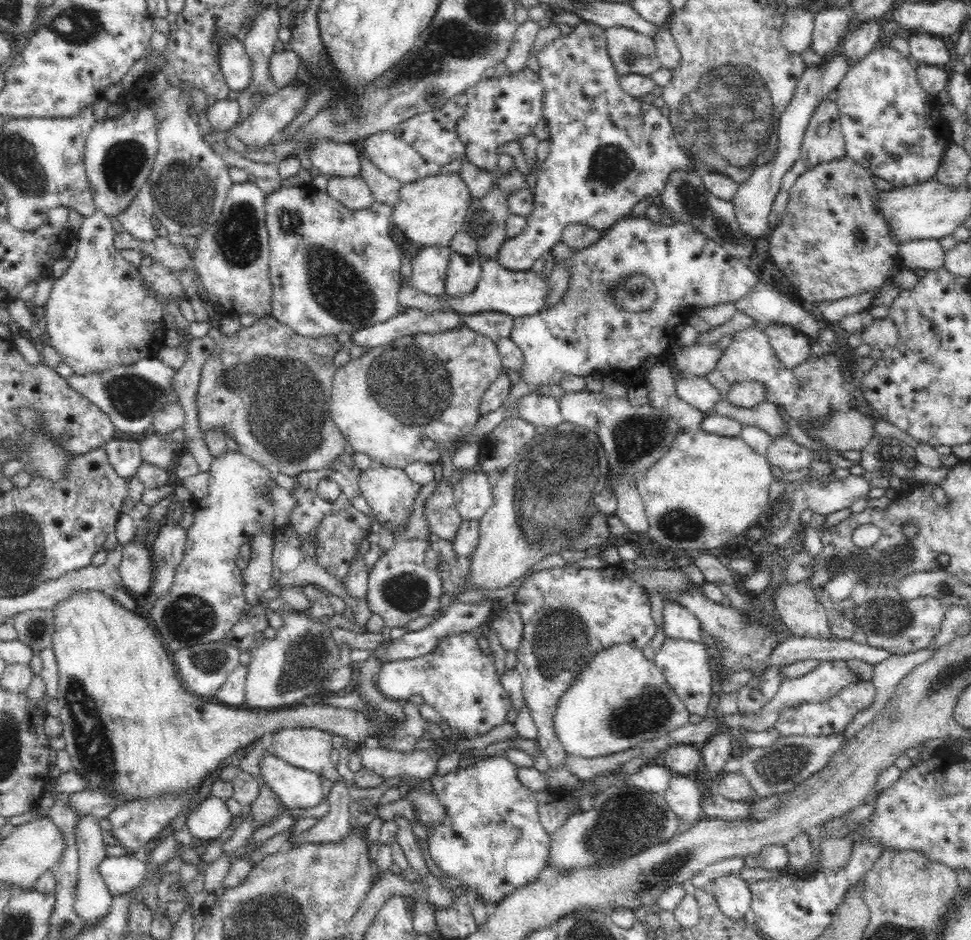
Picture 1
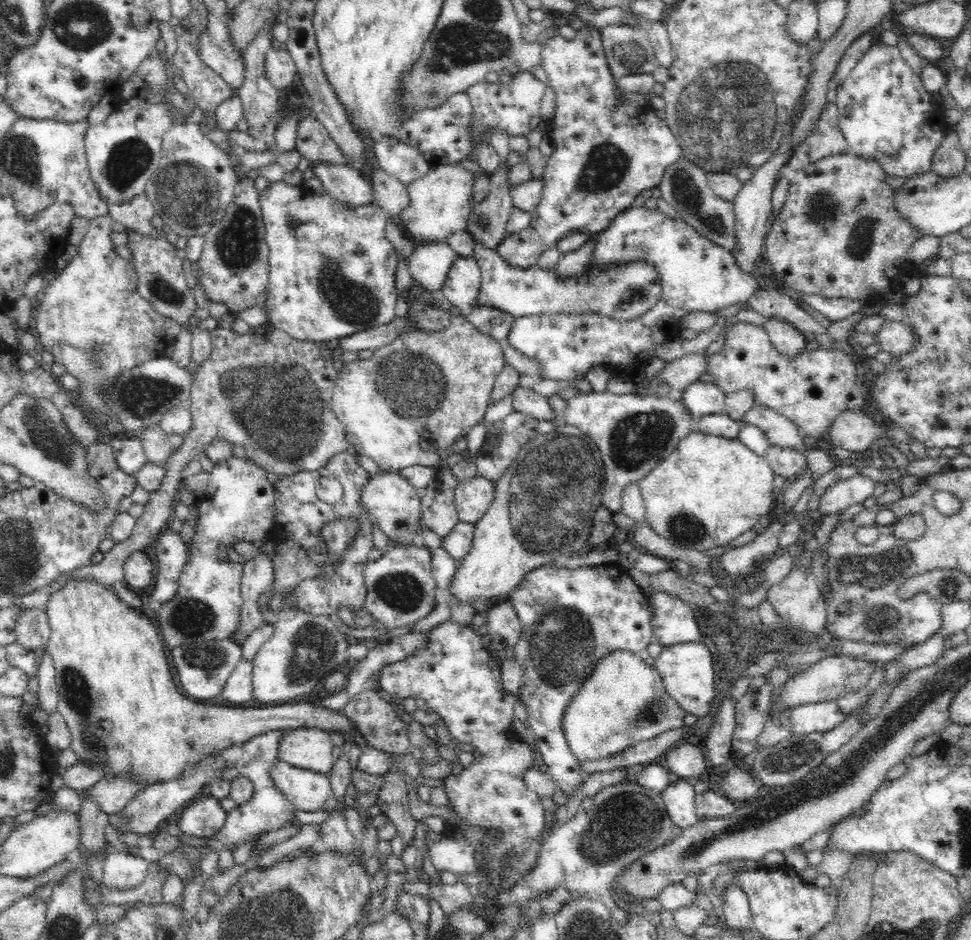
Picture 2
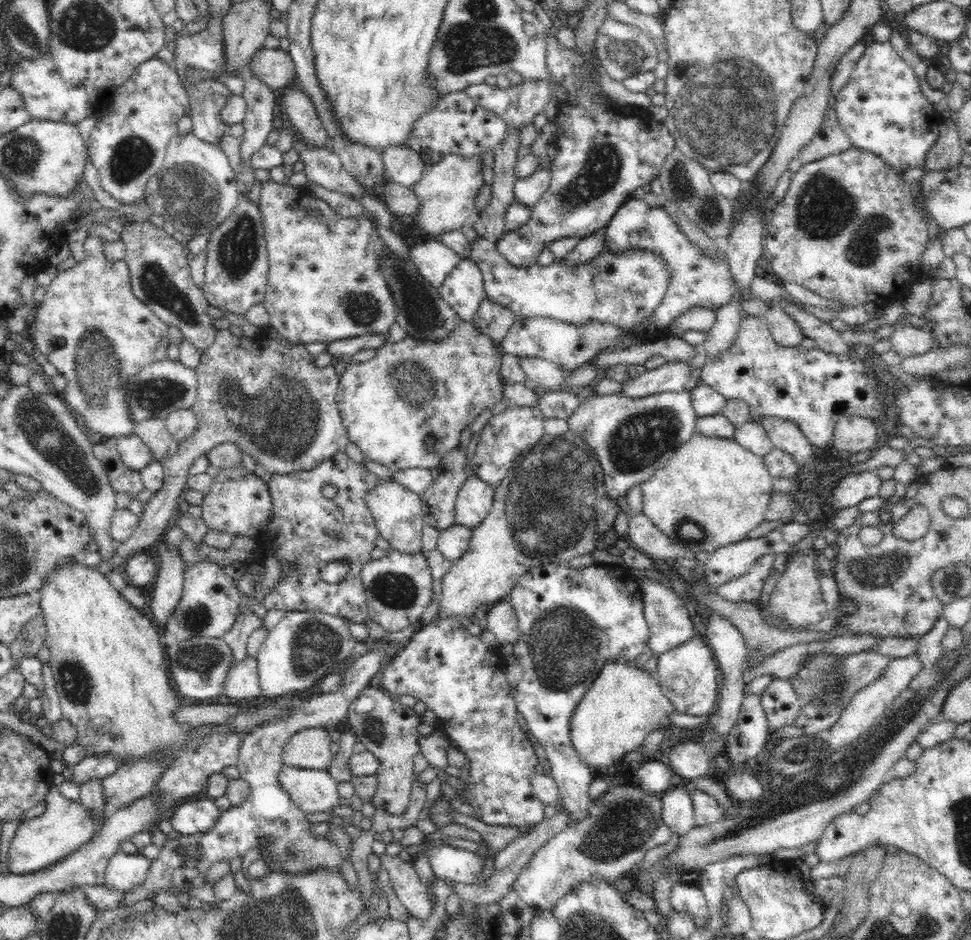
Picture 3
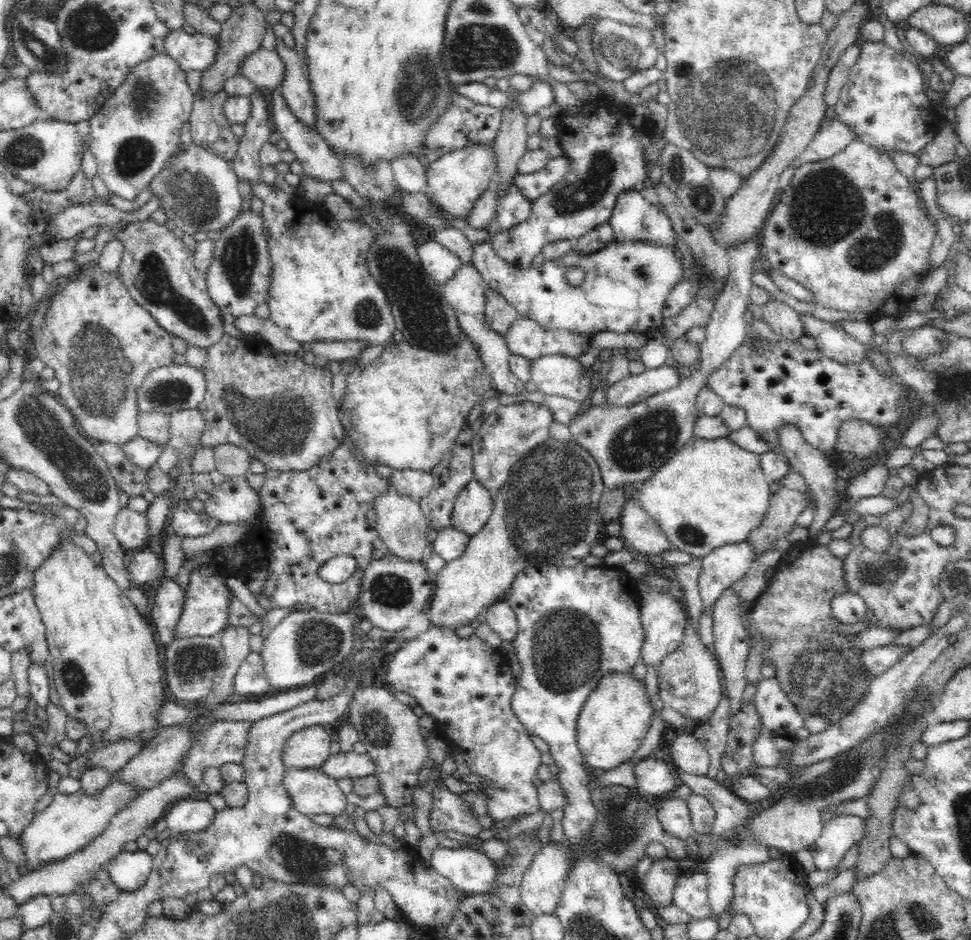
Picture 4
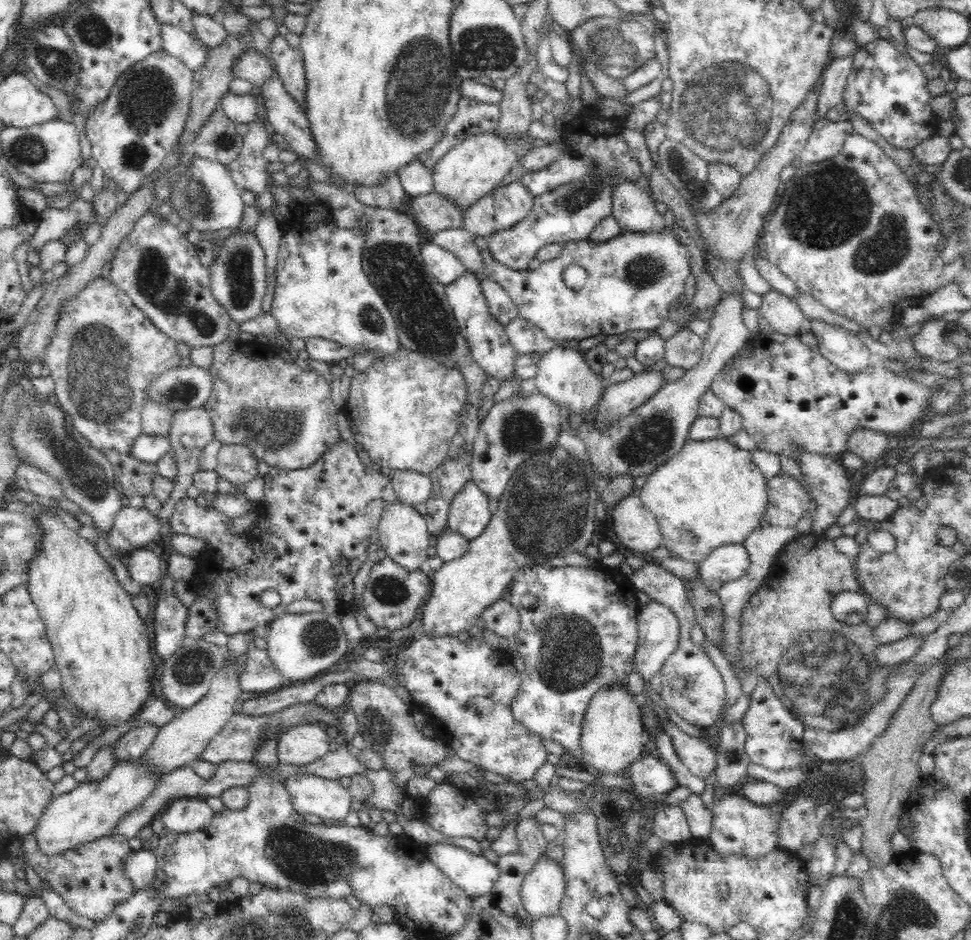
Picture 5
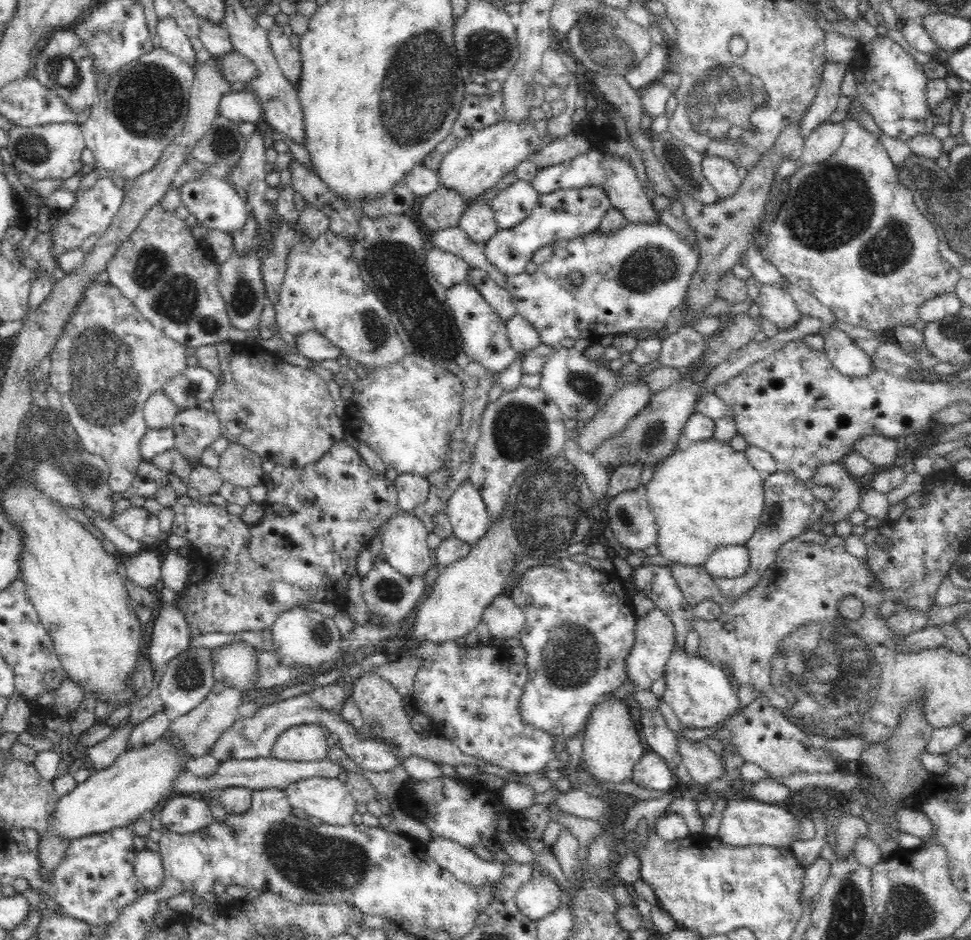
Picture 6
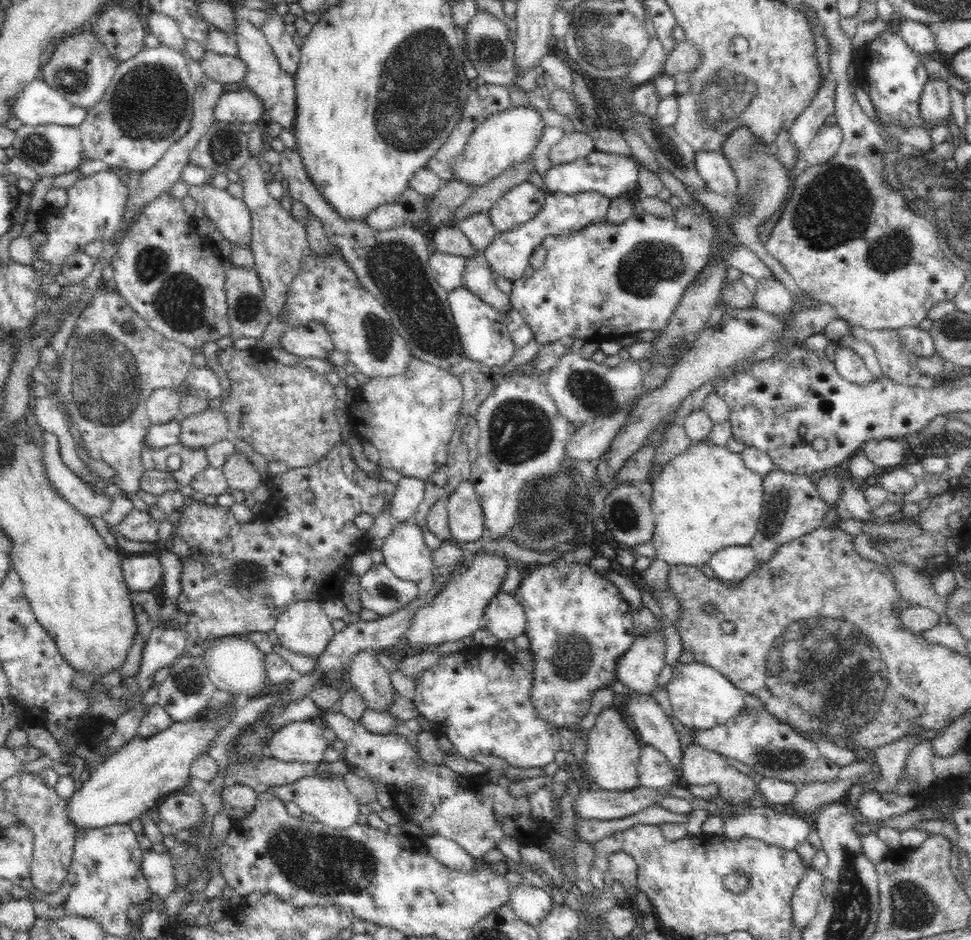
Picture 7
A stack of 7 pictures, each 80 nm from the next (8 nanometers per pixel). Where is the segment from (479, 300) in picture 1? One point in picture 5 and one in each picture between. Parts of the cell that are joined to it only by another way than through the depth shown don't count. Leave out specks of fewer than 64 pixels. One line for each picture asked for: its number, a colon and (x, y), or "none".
2: (624, 291)
3: (623, 288)
4: (627, 283)
5: (633, 279)

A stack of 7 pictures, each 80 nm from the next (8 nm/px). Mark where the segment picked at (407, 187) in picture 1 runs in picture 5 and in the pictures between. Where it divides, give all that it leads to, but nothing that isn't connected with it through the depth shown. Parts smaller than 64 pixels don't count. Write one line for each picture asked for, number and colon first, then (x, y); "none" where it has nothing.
2: (440, 203)
3: (447, 190)
4: (455, 181)
5: (475, 167)

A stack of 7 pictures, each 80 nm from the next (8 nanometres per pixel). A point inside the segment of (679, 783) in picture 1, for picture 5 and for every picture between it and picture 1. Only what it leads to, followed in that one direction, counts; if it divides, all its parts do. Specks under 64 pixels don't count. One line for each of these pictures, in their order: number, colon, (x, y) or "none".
2: (678, 796)
3: (676, 806)
4: (674, 817)
5: (670, 825)

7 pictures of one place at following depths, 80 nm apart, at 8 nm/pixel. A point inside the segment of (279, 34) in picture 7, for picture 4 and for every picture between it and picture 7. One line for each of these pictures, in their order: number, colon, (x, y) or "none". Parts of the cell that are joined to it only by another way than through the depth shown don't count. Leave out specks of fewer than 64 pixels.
4: (295, 87)
5: (289, 62)
6: (288, 57)

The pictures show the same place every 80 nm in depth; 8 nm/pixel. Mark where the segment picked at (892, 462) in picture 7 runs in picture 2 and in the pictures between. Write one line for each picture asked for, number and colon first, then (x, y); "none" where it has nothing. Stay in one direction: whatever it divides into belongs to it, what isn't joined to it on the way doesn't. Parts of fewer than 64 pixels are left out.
2: (855, 432)
3: (854, 434)
4: (862, 439)
5: (869, 445)
6: (882, 452)

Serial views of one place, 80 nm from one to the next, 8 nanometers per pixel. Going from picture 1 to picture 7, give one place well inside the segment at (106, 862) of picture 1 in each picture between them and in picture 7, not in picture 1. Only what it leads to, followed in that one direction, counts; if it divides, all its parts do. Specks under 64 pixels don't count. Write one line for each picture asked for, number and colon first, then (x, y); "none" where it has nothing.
2: (122, 871)
3: (125, 871)
4: (129, 870)
5: (140, 866)
6: (148, 867)
7: (158, 869)

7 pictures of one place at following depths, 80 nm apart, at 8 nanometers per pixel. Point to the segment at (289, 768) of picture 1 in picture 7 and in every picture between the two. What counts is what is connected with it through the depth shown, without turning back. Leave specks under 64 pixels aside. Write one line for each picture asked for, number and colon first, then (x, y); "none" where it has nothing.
2: (308, 790)
3: (312, 791)
4: (312, 792)
5: (328, 799)
6: (328, 799)
7: (326, 798)

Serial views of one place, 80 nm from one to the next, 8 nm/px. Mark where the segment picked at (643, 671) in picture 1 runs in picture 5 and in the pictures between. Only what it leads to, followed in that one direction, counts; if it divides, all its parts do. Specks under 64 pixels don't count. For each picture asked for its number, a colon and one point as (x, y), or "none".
2: (623, 701)
3: (623, 704)
4: (610, 728)
5: (612, 734)

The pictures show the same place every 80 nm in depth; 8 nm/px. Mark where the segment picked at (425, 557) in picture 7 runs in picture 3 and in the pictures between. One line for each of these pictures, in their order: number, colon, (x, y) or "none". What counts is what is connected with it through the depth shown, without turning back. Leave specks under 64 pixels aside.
3: (397, 512)
4: (400, 522)
5: (403, 533)
6: (404, 536)

